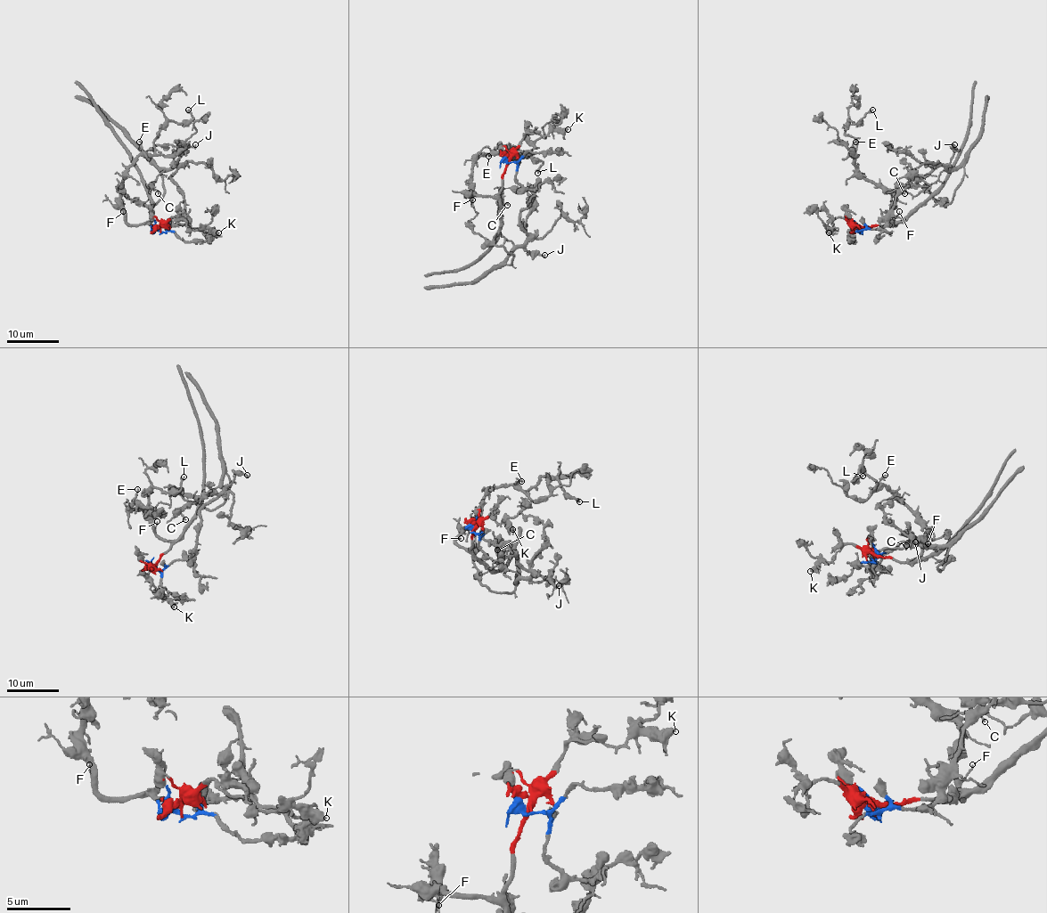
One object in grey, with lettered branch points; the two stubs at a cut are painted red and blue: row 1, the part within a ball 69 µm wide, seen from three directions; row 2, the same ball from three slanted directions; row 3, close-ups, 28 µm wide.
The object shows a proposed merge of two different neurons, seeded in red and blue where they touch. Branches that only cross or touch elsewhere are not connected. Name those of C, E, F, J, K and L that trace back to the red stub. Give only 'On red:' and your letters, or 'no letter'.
On red: E, F, K, L

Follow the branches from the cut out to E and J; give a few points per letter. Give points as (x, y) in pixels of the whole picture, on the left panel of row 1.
E: (159, 228), (128, 224), (121, 200), (122, 176), (142, 150), (139, 141)
J: (157, 228), (161, 232), (187, 223), (184, 194), (171, 177), (177, 167), (179, 150), (196, 145)

